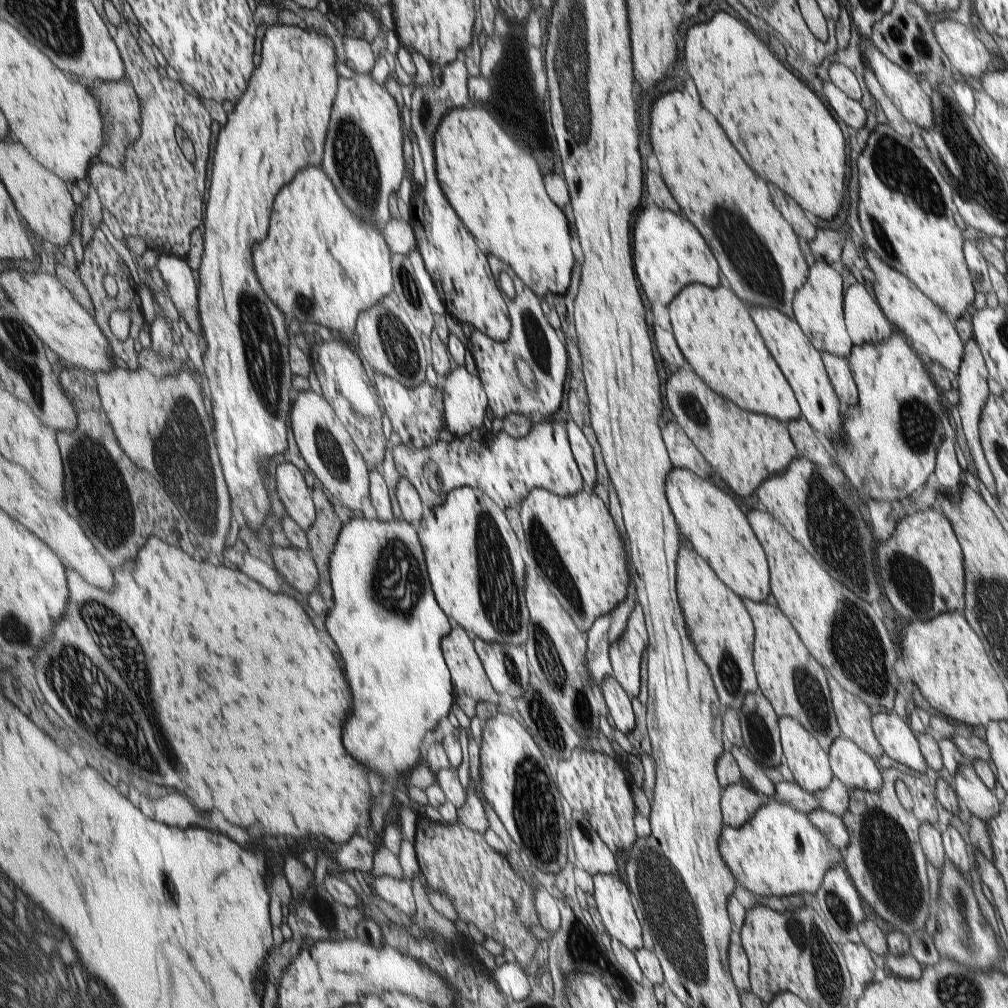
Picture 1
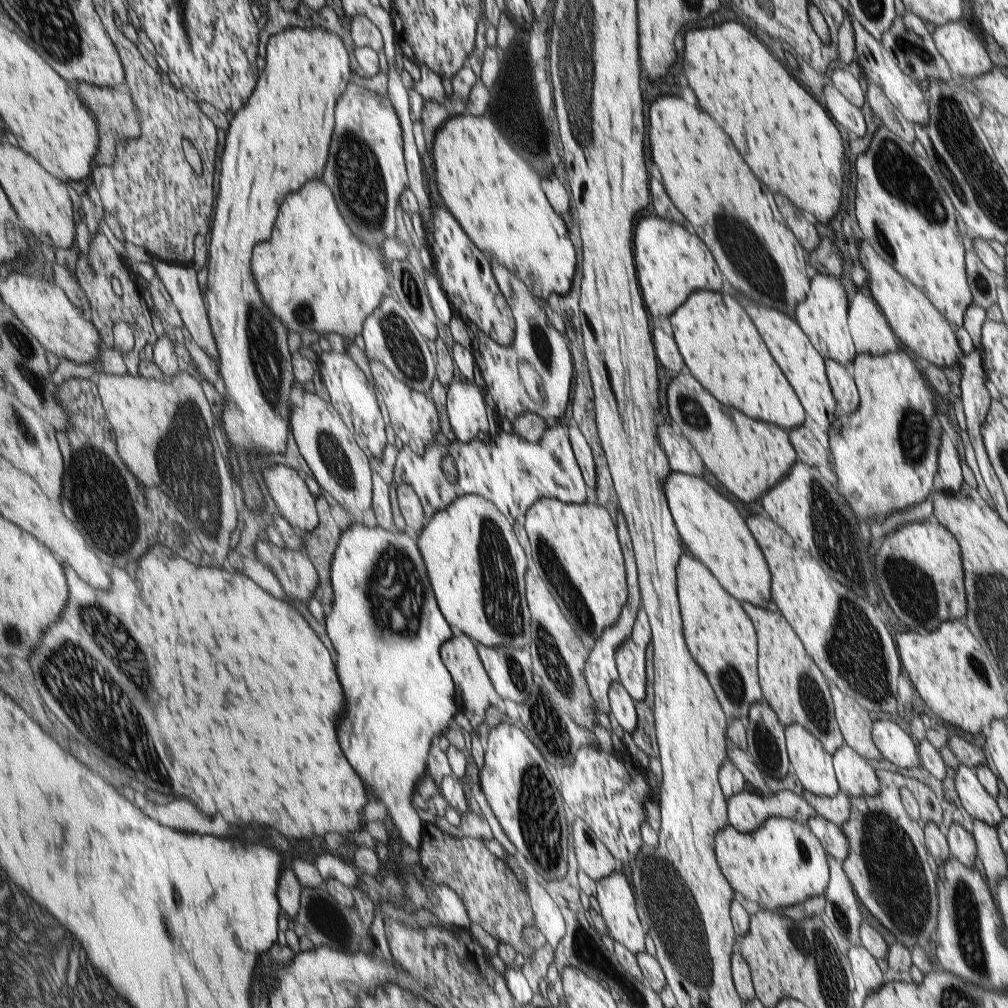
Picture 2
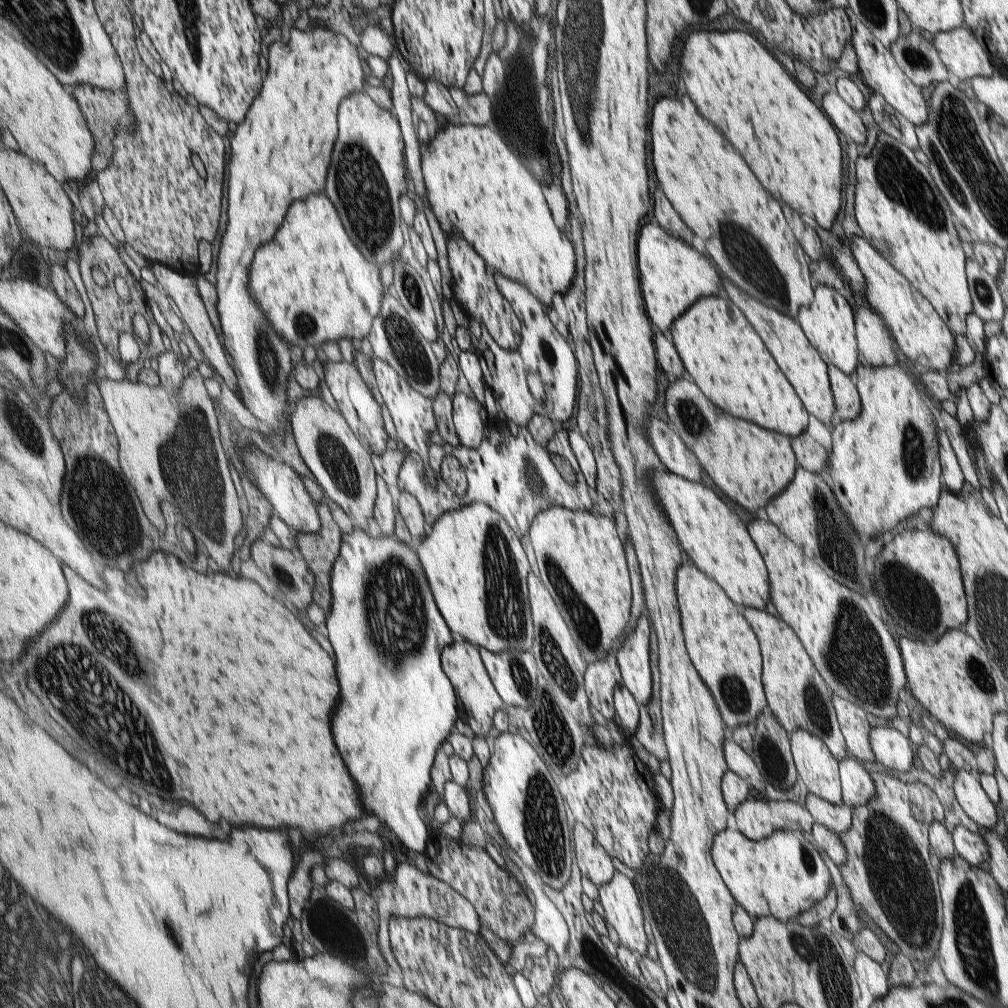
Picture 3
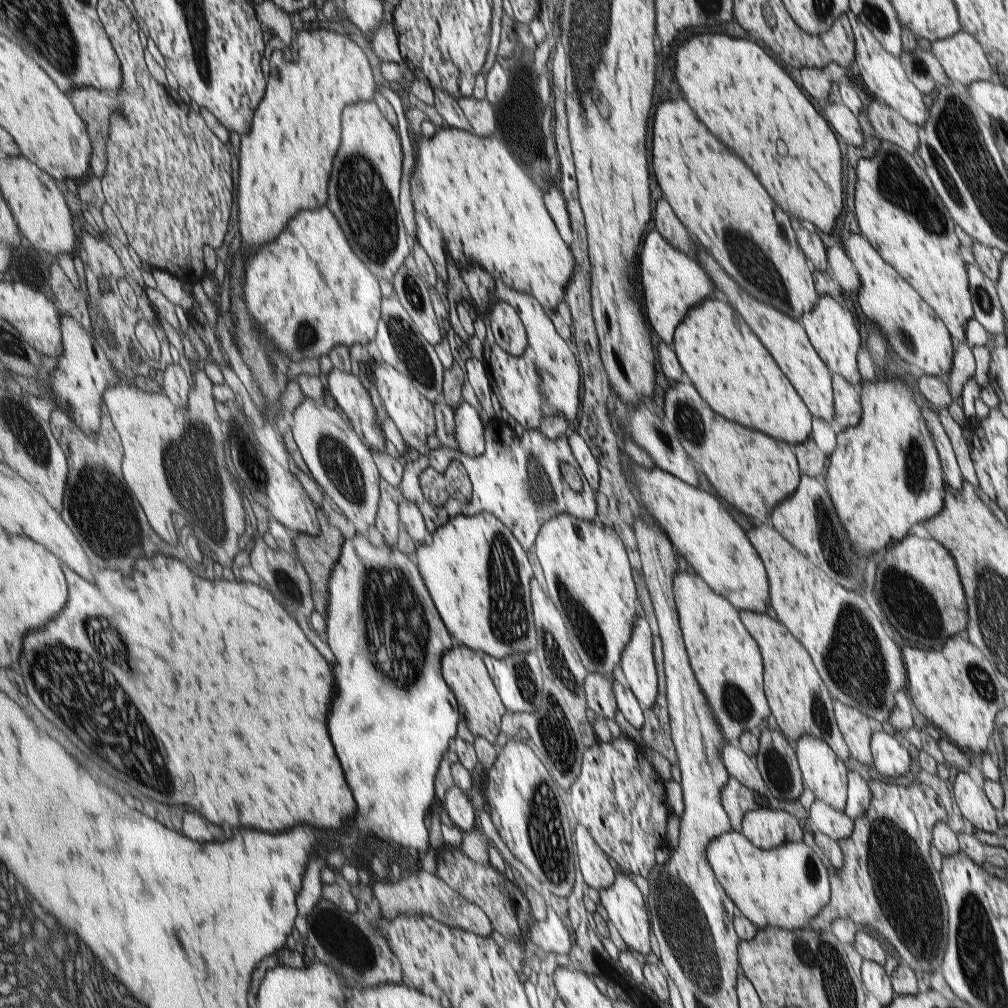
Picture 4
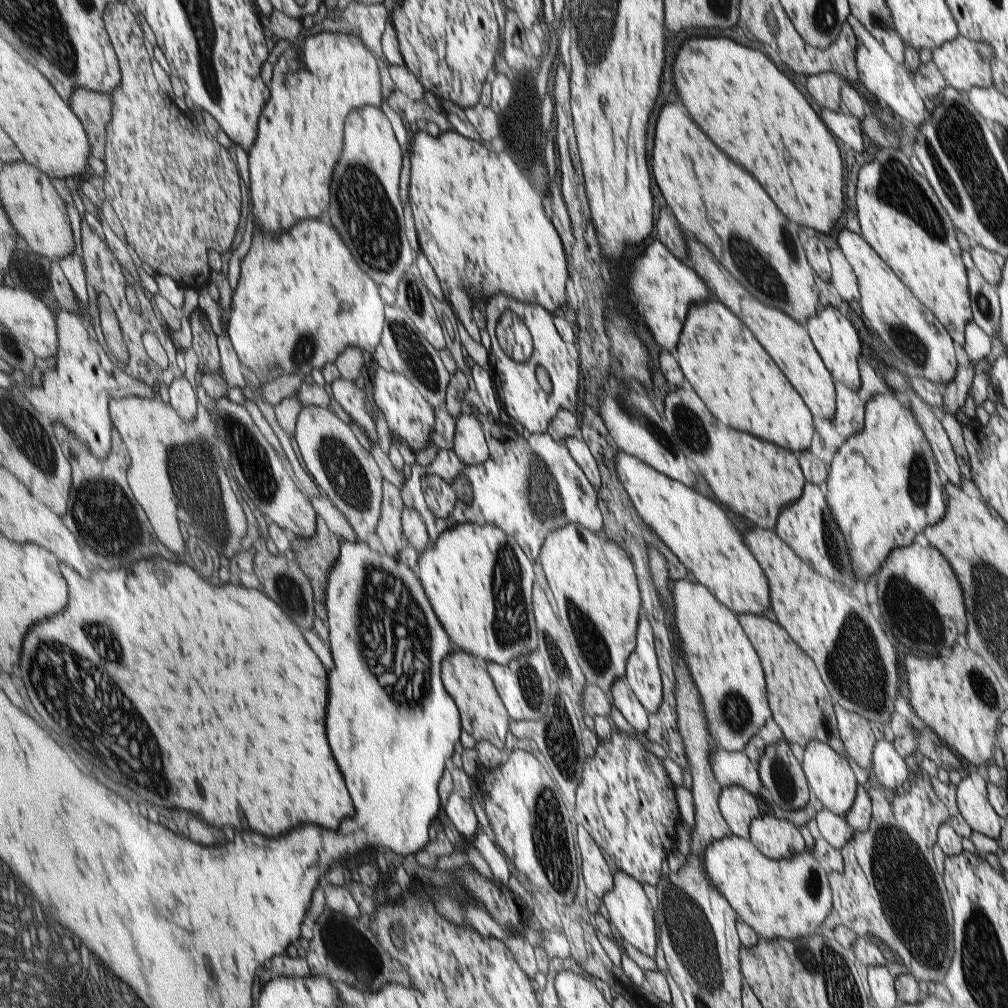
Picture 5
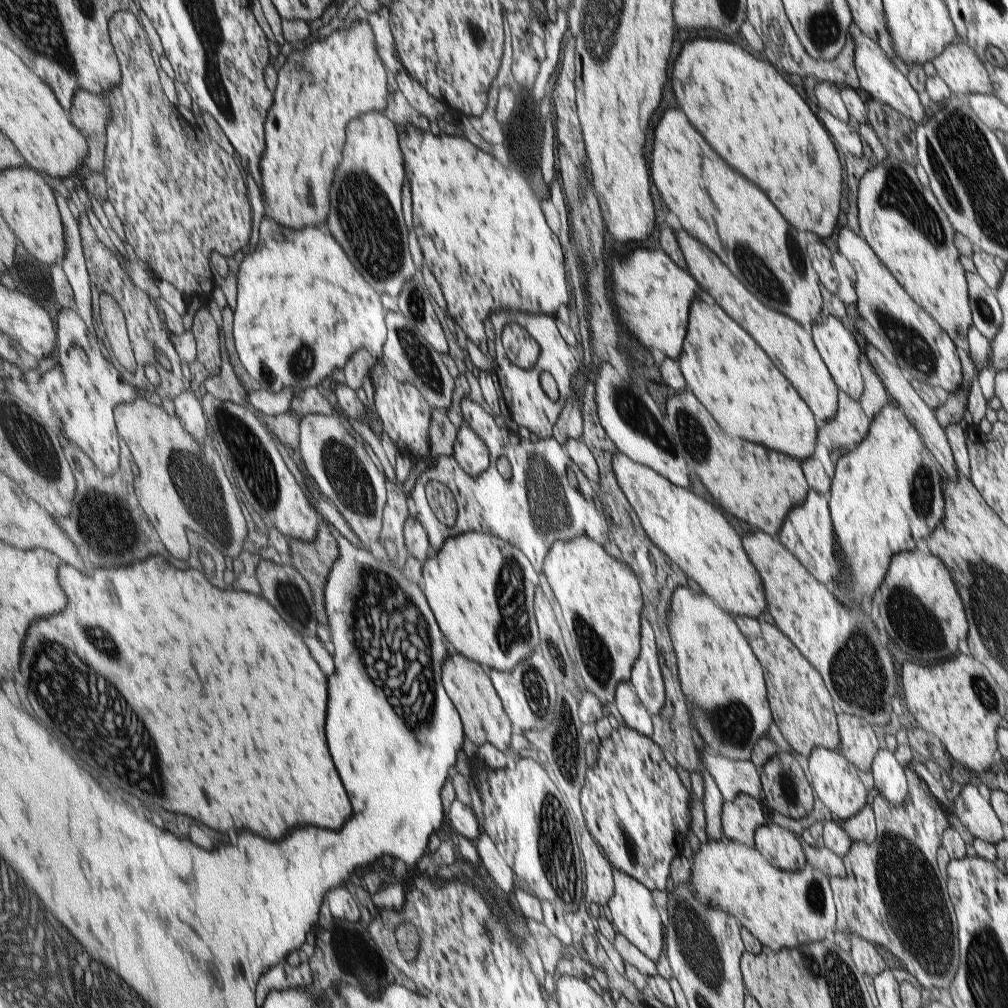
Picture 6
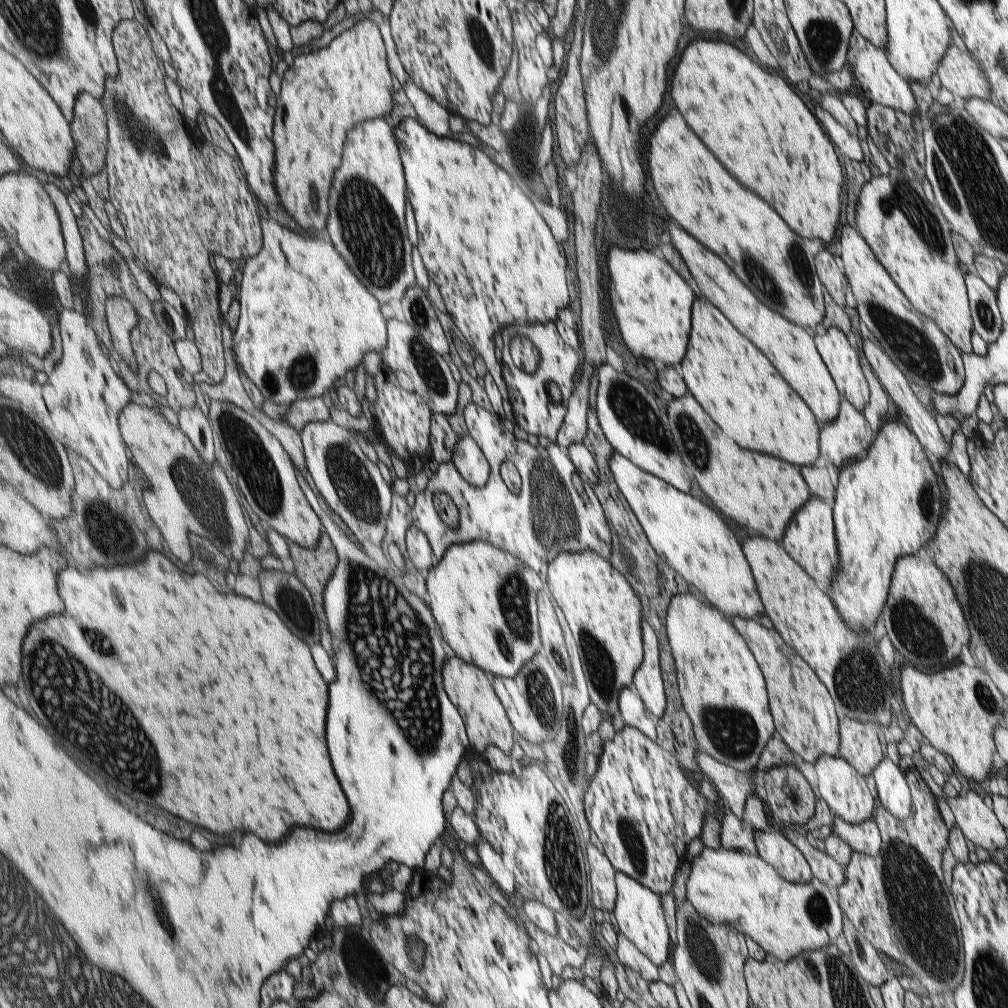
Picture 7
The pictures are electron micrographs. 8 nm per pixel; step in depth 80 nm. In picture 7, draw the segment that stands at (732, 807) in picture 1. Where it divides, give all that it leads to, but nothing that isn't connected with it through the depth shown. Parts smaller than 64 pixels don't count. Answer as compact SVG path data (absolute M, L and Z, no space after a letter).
M776 827L753 833L756 854L787 882L808 883L812 879L807 861Z

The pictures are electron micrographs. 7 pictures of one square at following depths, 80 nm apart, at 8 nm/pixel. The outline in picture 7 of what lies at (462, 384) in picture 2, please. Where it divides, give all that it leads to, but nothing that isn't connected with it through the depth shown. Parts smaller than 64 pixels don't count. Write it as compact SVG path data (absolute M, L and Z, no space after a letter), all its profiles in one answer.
M473 437L460 439L455 447L452 462L470 485L483 489L490 481L490 462L487 454Z

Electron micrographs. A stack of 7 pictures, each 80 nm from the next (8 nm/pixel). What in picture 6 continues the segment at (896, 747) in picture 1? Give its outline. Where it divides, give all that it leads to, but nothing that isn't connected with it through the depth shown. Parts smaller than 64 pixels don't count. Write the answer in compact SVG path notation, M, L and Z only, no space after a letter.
M878 750L873 757L870 770L877 789L889 805L901 807L907 796L907 783L902 767L897 763L893 754L885 750Z

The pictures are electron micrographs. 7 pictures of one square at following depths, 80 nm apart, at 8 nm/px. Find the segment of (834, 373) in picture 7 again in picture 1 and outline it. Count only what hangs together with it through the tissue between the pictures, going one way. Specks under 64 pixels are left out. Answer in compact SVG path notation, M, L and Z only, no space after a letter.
M821 260L809 261L810 273L806 281L794 294L793 316L799 324L801 332L805 334L809 344L817 349L817 352L826 352L841 358L847 358L852 342L846 331L843 320L843 286L837 267L828 265Z

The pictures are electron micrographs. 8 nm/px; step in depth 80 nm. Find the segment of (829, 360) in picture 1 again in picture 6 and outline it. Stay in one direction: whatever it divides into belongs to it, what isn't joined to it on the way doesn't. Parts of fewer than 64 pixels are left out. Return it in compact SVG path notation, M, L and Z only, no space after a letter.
M839 392L838 408L831 422L825 422L827 430L820 430L820 441L827 450L853 450L869 433L869 418L859 406L859 403L853 400L848 394Z

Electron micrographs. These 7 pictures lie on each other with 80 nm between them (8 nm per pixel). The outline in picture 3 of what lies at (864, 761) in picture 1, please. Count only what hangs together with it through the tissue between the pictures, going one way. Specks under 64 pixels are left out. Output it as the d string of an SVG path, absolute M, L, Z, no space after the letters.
M841 759L838 761L842 802L850 810L856 806L865 806L875 794L874 782L855 760Z

